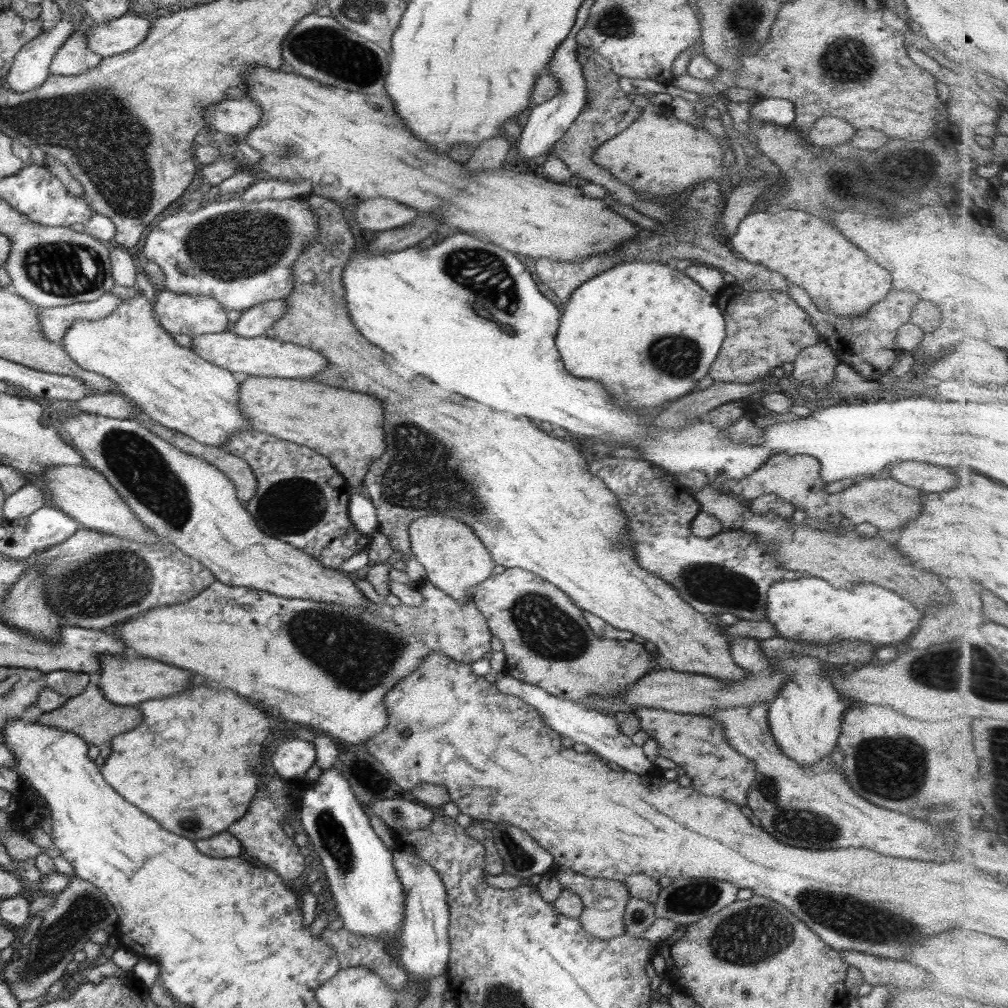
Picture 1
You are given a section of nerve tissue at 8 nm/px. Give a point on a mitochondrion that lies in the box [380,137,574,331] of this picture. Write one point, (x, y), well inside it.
(481, 269)

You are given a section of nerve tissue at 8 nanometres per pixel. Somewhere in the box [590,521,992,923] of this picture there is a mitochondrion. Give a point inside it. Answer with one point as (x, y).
(894, 769)

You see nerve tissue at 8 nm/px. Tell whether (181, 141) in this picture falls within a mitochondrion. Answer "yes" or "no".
no

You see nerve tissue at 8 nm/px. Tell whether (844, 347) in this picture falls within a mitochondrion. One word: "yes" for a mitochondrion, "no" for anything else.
no

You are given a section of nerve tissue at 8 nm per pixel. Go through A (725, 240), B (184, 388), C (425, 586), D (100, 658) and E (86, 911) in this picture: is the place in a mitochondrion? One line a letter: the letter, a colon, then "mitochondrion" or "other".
A: other
B: other
C: other
D: other
E: mitochondrion

